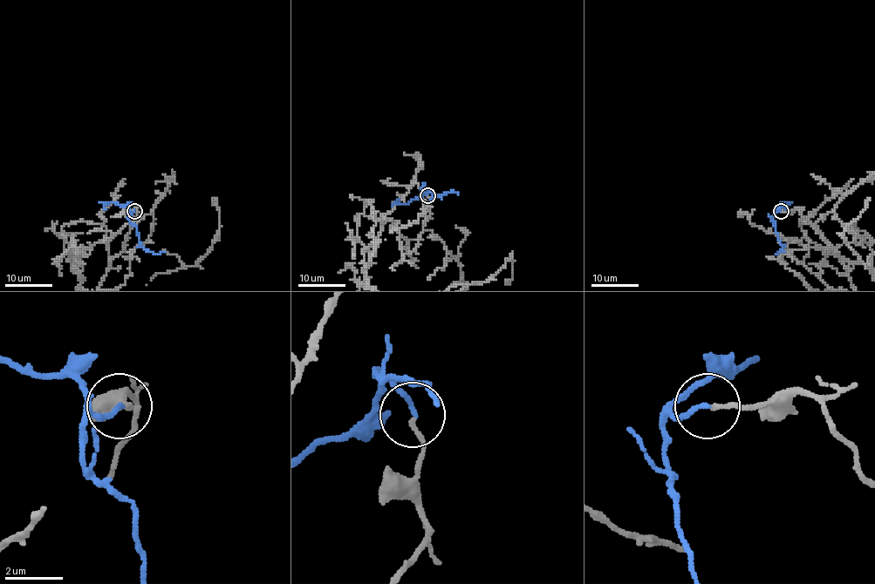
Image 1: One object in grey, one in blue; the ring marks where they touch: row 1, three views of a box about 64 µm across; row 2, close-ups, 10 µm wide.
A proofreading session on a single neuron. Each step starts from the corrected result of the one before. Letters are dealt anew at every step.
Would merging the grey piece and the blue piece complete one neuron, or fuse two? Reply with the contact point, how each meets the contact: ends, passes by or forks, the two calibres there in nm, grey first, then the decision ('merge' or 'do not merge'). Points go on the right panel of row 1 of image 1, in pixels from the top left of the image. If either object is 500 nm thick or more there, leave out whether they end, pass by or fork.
at (781, 211); grey ends there; blue ends there; 140 nm thick on the grey side, 140 nm on the other; merge

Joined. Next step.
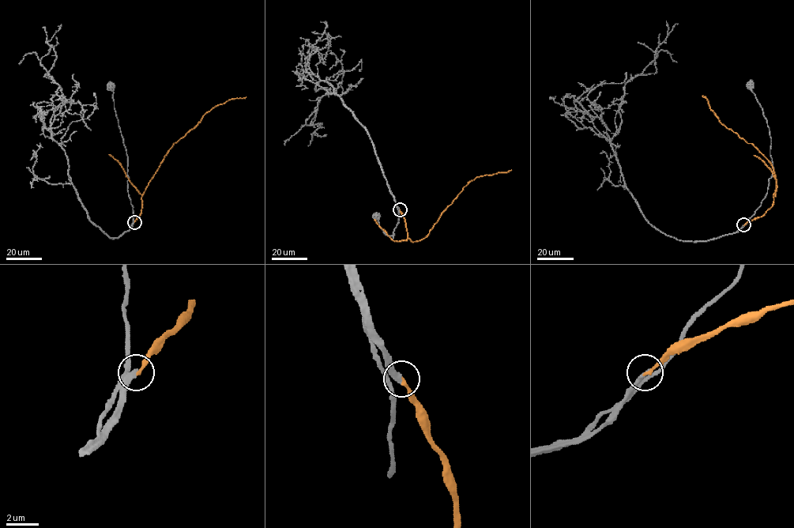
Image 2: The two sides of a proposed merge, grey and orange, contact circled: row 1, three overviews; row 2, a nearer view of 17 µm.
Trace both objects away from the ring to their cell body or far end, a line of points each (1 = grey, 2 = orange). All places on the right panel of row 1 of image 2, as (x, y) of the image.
1: (743, 224), (761, 204), (773, 173), (767, 120), (750, 85)
2: (743, 224), (761, 216), (772, 205), (777, 187), (773, 168), (751, 143), (722, 124), (702, 96)

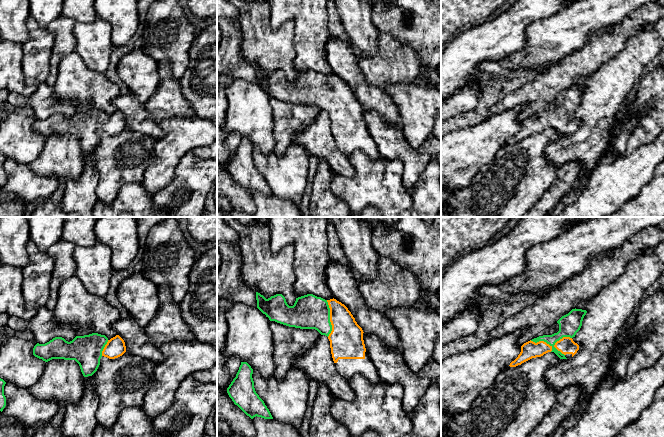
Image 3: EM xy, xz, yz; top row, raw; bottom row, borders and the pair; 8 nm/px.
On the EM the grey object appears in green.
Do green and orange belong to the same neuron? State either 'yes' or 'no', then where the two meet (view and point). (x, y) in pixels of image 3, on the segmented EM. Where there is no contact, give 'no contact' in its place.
yes | yz (550, 345)

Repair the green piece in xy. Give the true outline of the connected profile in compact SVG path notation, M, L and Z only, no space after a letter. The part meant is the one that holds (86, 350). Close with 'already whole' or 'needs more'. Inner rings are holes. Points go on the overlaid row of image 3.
M98 333L76 336L70 342L55 337L45 344L37 343L33 348L33 355L45 362L52 359L75 360L84 377L97 371L102 356L115 359L125 352L125 342L119 335L109 340Z | needs more

